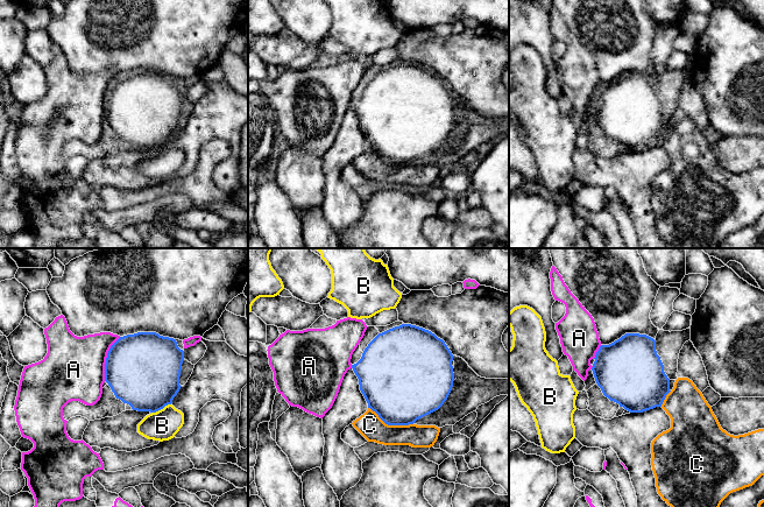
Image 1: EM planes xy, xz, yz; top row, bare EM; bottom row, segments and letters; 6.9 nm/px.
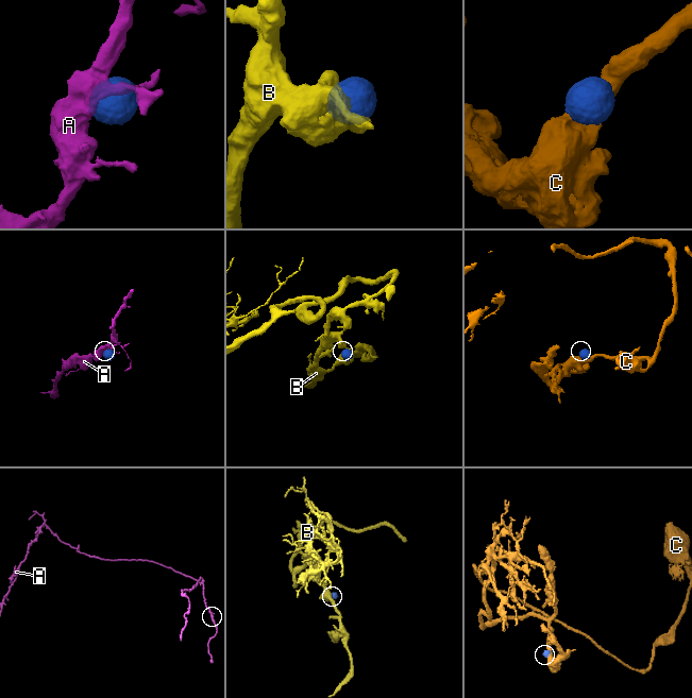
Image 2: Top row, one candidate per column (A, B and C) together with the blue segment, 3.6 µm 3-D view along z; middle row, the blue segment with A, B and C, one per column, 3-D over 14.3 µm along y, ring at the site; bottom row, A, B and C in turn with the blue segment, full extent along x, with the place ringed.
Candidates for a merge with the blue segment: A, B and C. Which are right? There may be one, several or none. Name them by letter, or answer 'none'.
none

